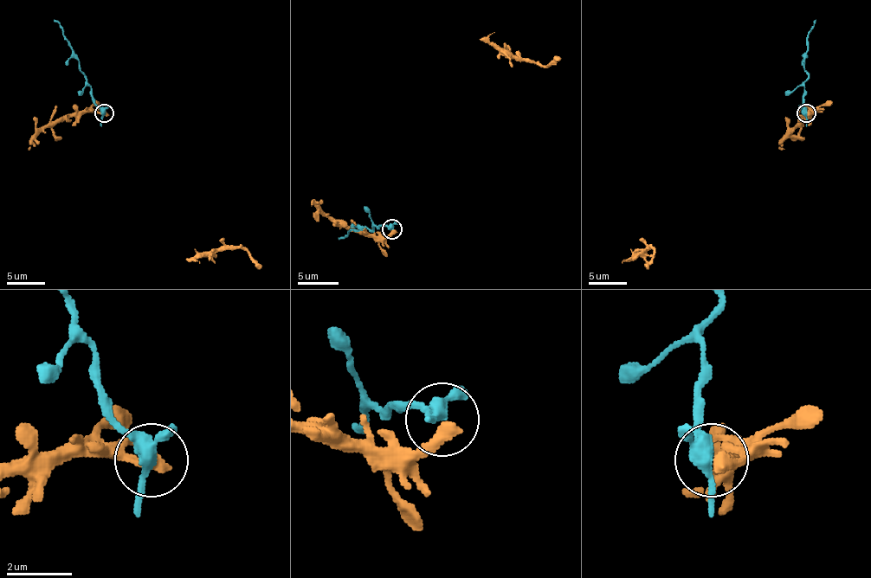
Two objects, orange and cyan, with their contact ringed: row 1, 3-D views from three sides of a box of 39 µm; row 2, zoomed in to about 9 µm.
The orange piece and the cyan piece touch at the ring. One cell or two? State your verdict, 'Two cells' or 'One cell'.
Two cells

